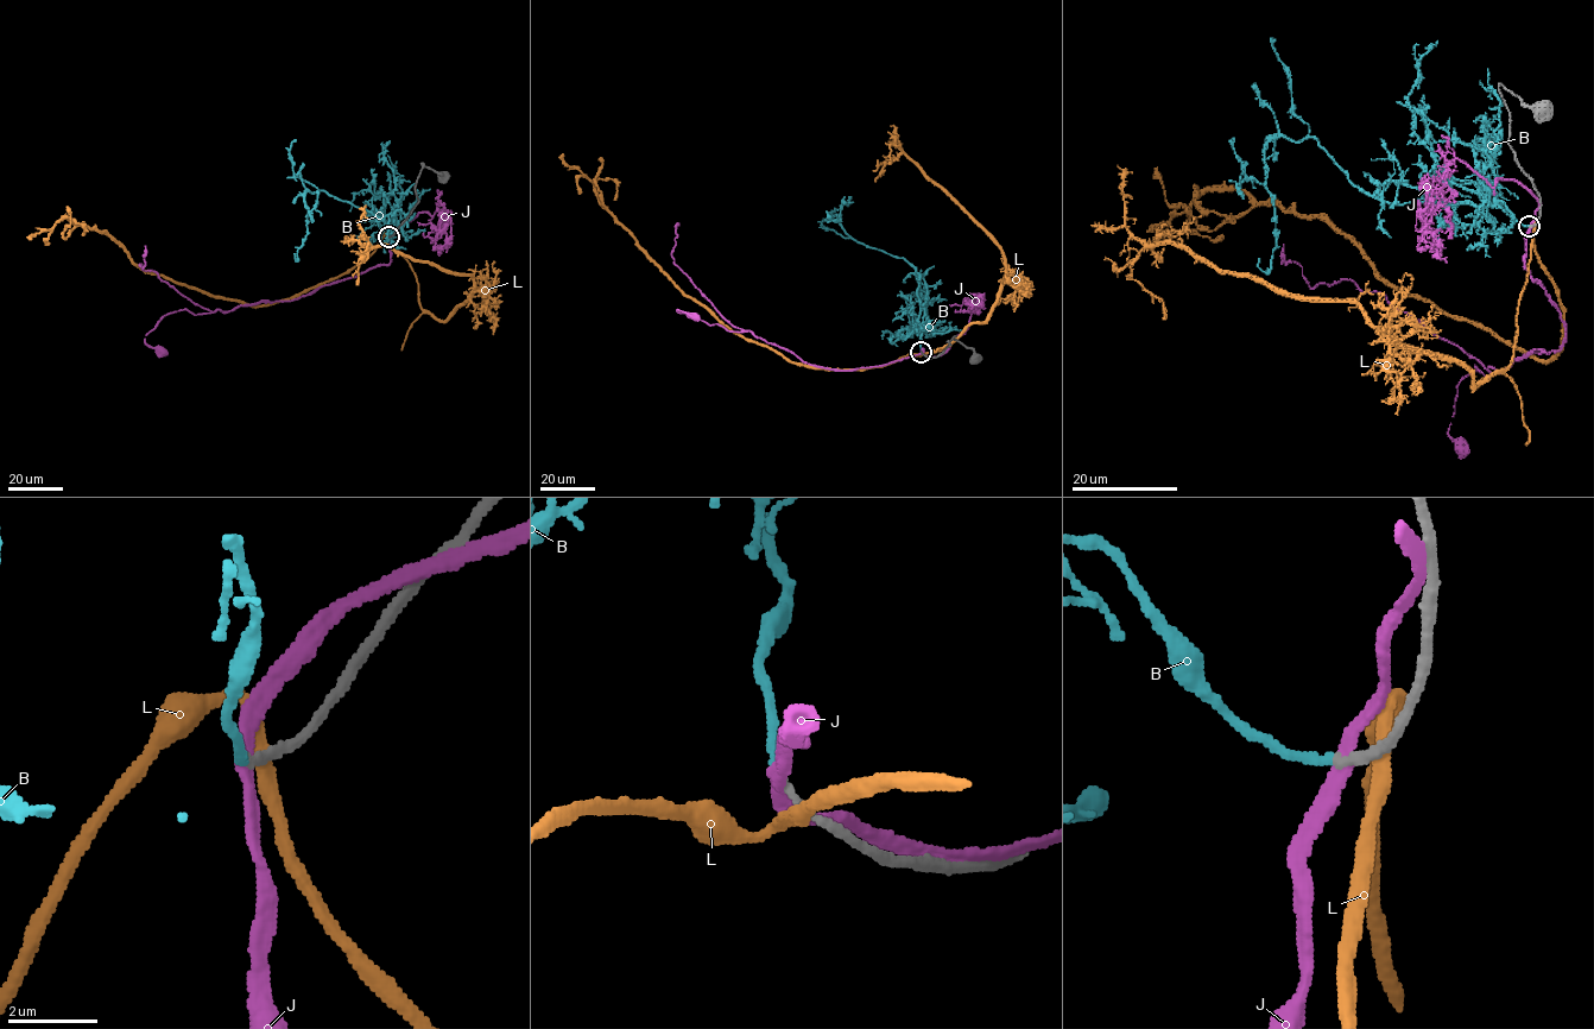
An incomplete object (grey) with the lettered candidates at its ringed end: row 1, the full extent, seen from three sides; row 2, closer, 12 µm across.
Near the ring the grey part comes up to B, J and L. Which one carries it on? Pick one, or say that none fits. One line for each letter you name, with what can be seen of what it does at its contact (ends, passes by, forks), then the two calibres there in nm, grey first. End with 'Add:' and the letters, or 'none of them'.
B: it ends; calibres 180 and 190 nm
Add: B

